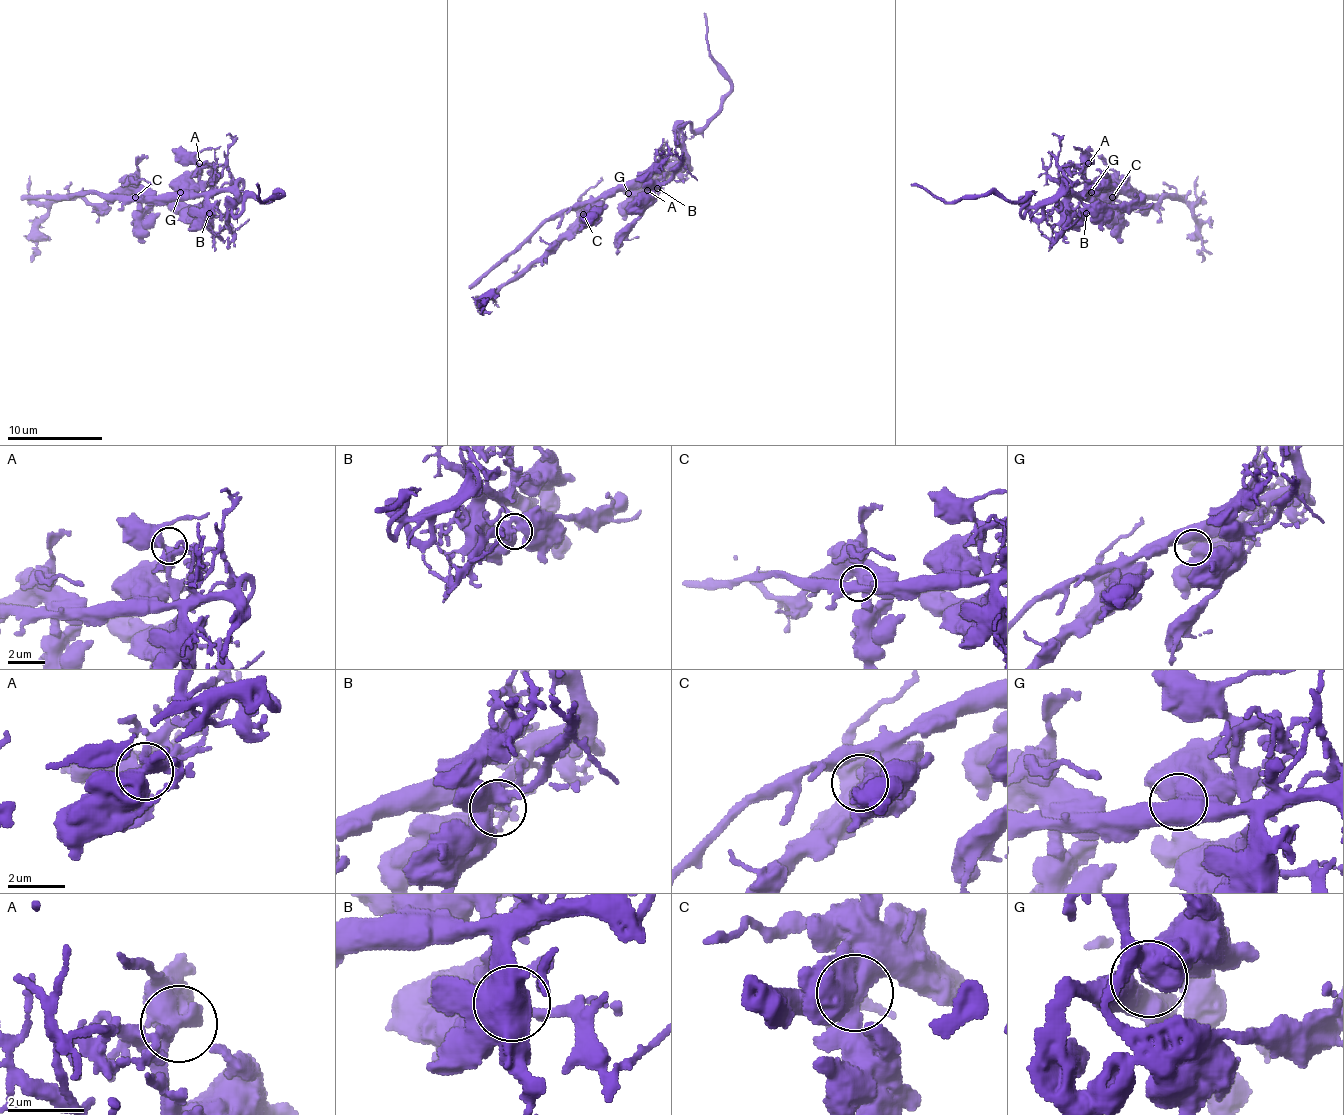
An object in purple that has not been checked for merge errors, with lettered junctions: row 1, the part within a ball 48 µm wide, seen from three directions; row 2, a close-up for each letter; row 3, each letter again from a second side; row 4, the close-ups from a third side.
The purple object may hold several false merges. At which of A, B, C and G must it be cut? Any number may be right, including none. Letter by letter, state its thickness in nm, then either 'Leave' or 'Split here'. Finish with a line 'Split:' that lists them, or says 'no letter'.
A: Thickness 360 nm. Leave
B: Thickness 460 nm. Leave
C: Thickness 650 nm. Leave
G: Thickness 500 nm. Leave
Split: no letter

